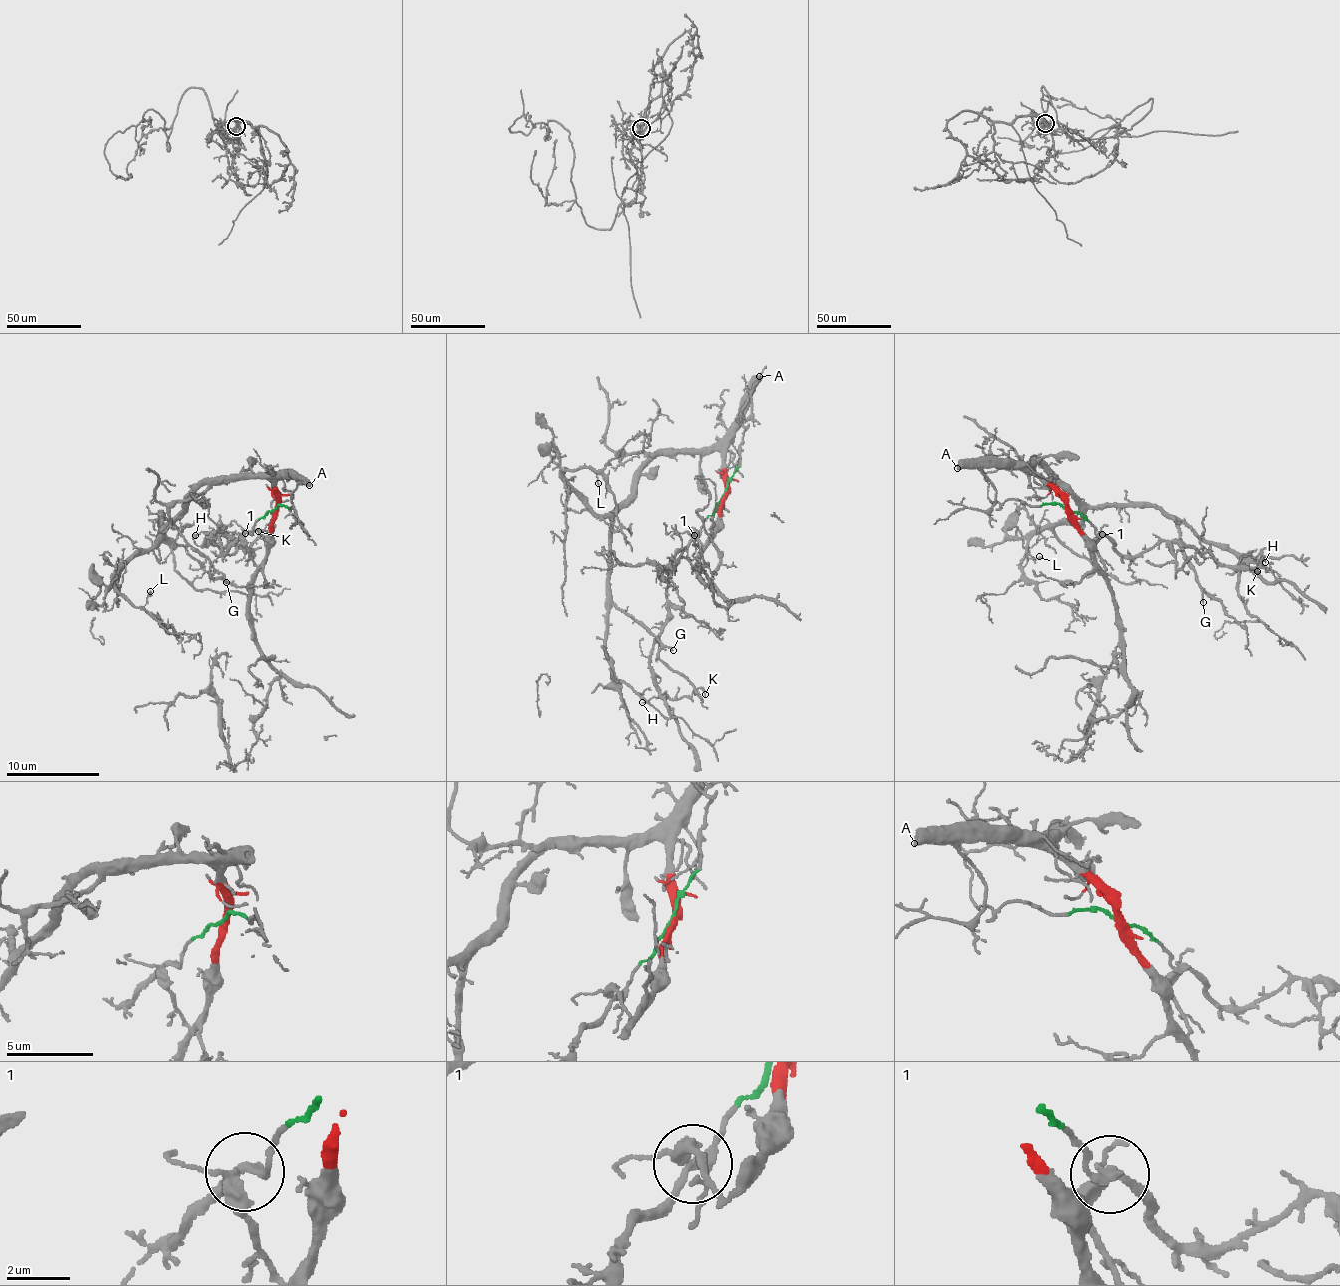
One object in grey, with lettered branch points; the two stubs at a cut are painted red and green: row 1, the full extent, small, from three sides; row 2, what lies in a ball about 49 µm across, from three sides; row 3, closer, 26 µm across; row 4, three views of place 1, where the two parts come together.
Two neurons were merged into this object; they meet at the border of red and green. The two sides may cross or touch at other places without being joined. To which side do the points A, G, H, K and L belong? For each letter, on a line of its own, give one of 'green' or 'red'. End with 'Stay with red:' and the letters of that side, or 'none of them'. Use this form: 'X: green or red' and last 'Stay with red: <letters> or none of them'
A: red
G: red
H: green
K: green
L: red
Stay with red: A, G, L

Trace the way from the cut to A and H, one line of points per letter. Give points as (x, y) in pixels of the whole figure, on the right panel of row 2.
A: (1067, 509), (1067, 503), (1050, 487), (1027, 471), (999, 464), (957, 467)
H: (1067, 509), (1123, 554), (1139, 556), (1163, 542), (1184, 542), (1226, 565), (1266, 562)

